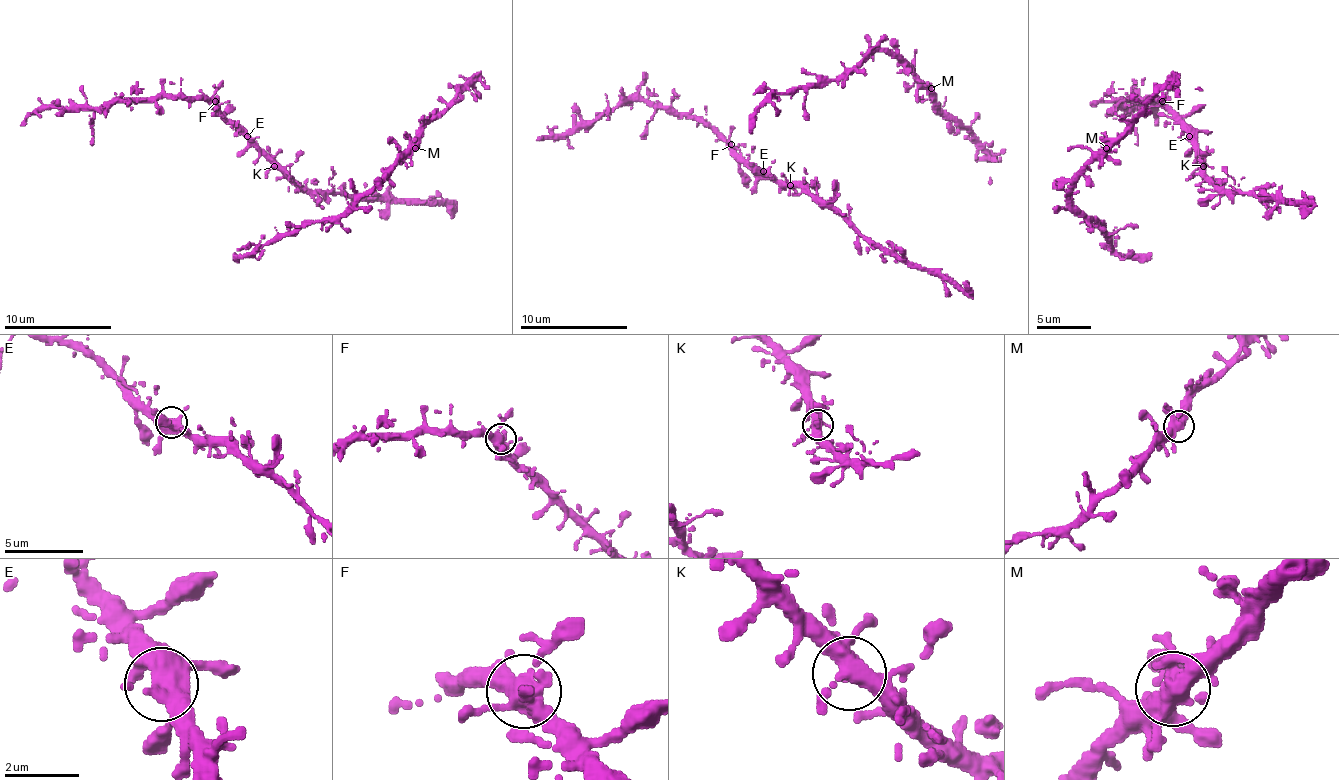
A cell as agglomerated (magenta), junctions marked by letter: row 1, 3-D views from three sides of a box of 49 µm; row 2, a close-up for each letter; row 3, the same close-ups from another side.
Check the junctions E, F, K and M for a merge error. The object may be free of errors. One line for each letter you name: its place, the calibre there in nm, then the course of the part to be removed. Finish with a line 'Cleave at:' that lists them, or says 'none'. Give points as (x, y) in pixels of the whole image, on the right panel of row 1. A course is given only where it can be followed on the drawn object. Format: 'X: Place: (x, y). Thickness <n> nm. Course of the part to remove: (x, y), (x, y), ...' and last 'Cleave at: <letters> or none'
Cleave at: none

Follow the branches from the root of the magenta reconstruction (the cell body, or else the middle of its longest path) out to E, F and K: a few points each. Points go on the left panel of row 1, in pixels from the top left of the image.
E: (290, 179), (247, 136)
F: (290, 179), (226, 117), (215, 101)
K: (290, 179), (285, 171), (274, 166)

